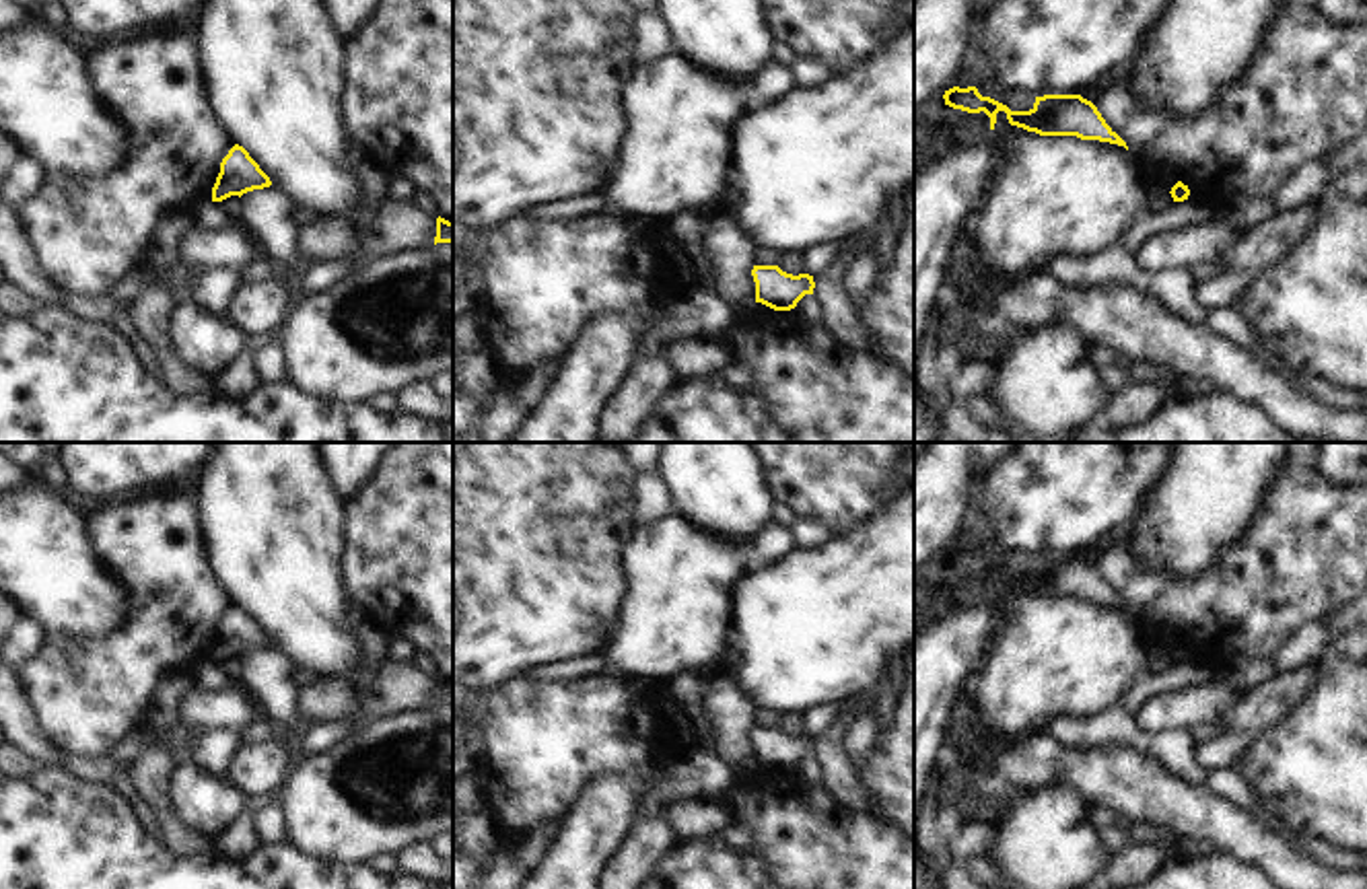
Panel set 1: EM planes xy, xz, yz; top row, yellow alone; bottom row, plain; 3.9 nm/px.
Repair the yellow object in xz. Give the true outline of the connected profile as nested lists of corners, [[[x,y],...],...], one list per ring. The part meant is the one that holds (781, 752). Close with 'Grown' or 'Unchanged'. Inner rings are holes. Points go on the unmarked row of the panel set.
[[[753,726],[756,763],[774,772],[791,772],[805,755],[813,755],[815,743],[809,735],[786,735],[778,726]]]. Unchanged

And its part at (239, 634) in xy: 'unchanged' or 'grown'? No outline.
unchanged

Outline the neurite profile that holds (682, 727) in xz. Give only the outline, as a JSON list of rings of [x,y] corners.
[[[665,700],[665,710],[671,714],[673,718],[673,724],[675,724],[675,733],[677,733],[677,739],[686,745],[692,745],[694,743],[694,733],[692,733],[692,726],[686,718],[686,712],[679,704],[675,704],[673,700]]]

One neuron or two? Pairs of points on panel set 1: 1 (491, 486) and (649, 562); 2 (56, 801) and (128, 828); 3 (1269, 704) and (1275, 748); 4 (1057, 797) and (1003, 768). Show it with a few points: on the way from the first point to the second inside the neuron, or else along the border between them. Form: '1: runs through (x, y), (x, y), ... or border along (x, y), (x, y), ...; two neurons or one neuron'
1: border along (641, 525), (624, 552), (626, 599); two neurons
2: runs through (75, 820), (83, 828), (110, 828); one neuron
3: border along (1308, 694), (1291, 713), (1234, 756); two neurons
4: border along (980, 783), (1050, 785), (1067, 778), (1077, 791); two neurons

